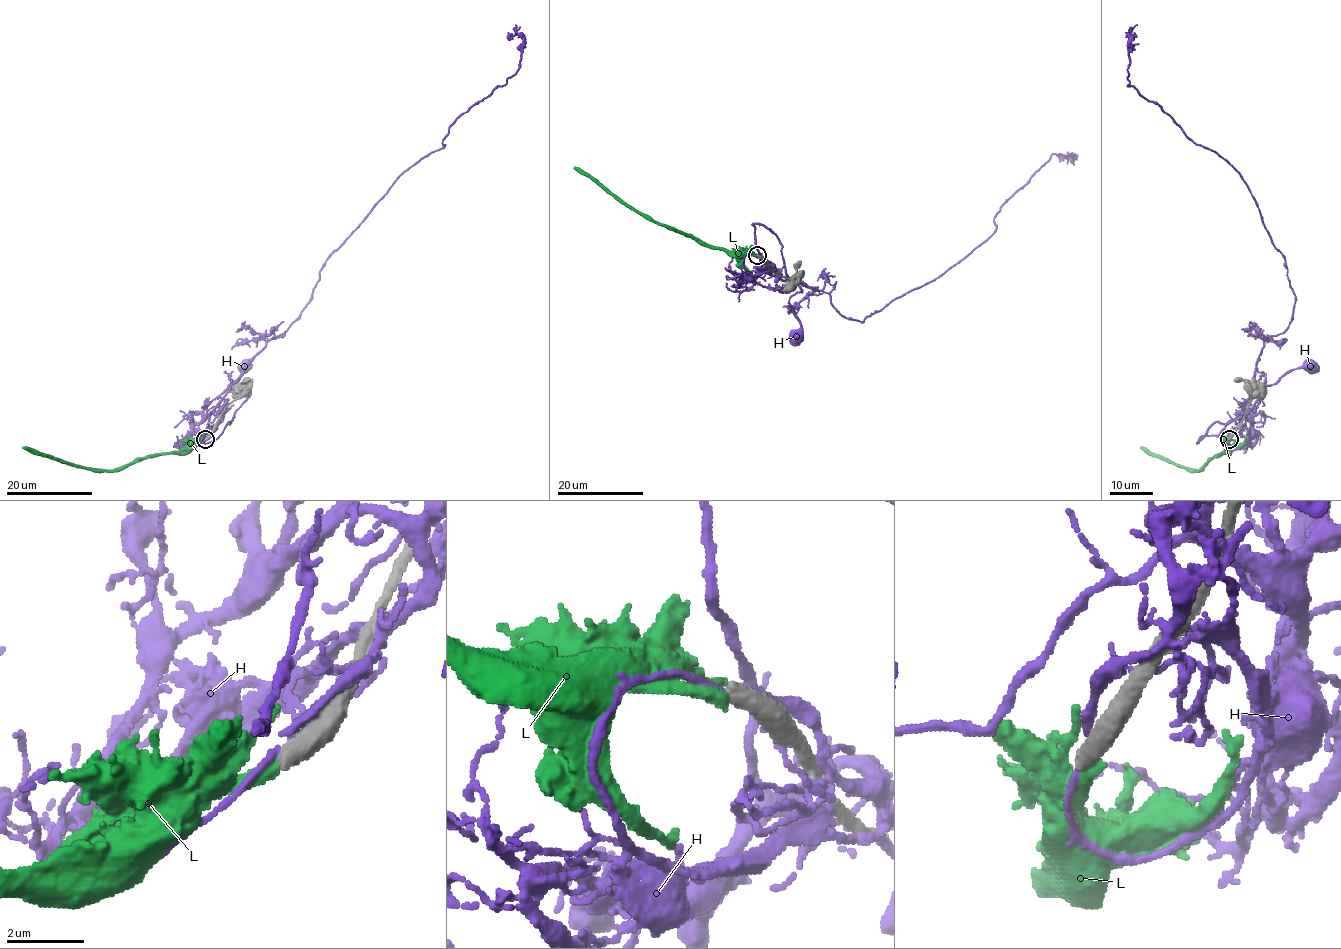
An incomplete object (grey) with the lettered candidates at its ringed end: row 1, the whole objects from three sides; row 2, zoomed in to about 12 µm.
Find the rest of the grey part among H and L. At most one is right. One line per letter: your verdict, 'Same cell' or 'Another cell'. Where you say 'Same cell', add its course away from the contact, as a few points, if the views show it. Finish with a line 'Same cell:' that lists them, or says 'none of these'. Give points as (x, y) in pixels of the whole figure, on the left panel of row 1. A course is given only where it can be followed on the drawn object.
H: Another cell
L: Same cell. Its course: (205, 438), (176, 451), (152, 455), (113, 470), (77, 467), (23, 448)
Same cell: L

